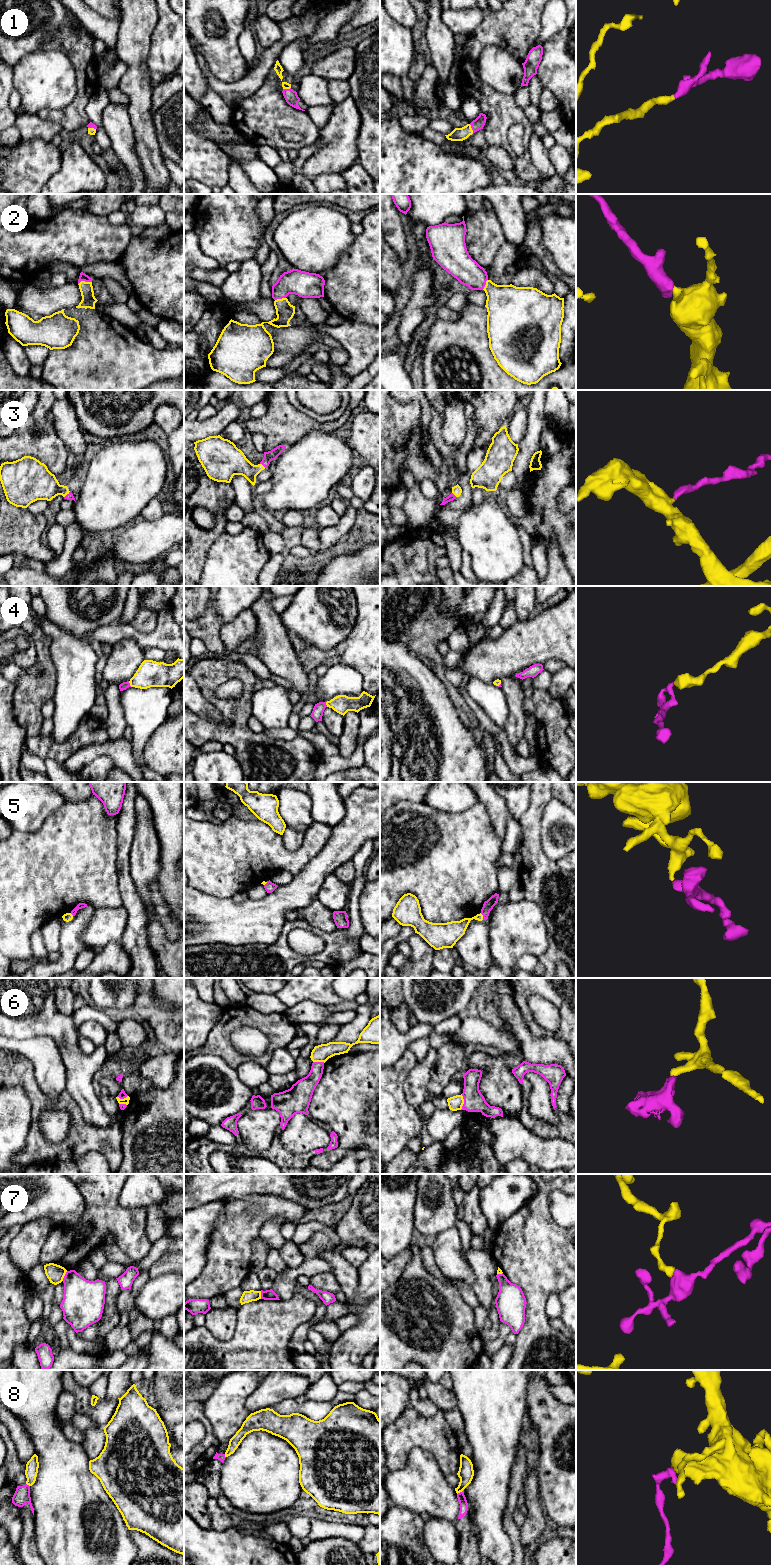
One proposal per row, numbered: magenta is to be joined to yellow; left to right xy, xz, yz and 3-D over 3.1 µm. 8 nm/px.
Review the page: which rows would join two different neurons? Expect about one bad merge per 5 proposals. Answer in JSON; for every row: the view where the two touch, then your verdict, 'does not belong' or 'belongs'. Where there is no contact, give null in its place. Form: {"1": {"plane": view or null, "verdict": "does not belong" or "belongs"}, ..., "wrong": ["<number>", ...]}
{"1": {"plane": "yz", "verdict": "belongs"}, "2": {"plane": "xy", "verdict": "belongs"}, "3": {"plane": "xz", "verdict": "belongs"}, "4": {"plane": "xy", "verdict": "belongs"}, "5": {"plane": "yz", "verdict": "belongs"}, "6": {"plane": "yz", "verdict": "does not belong"}, "7": {"plane": "xy", "verdict": "does not belong"}, "8": {"plane": "yz", "verdict": "does not belong"}, "wrong": ["6", "7", "8"]}

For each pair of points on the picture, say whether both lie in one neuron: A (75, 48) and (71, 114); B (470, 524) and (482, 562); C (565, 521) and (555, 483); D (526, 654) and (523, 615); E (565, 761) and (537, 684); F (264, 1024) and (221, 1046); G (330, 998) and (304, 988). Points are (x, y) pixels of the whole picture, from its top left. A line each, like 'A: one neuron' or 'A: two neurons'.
A: one neuron
B: one neuron
C: one neuron
D: two neurons
E: two neurons
F: one neuron
G: one neuron

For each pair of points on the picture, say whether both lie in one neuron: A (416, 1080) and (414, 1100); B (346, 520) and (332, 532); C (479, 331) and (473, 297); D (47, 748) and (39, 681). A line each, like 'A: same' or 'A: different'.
A: same
B: same
C: different
D: same

